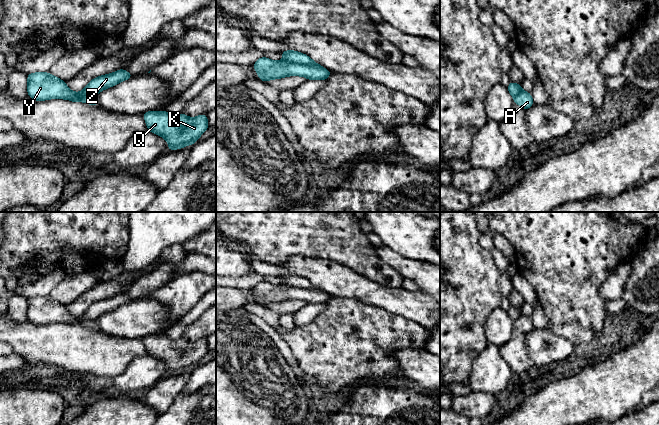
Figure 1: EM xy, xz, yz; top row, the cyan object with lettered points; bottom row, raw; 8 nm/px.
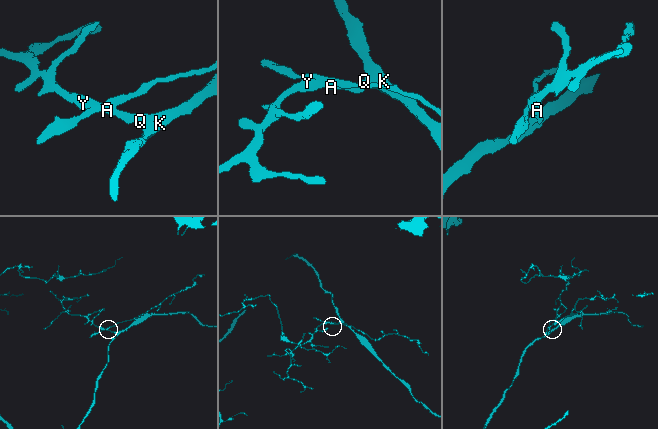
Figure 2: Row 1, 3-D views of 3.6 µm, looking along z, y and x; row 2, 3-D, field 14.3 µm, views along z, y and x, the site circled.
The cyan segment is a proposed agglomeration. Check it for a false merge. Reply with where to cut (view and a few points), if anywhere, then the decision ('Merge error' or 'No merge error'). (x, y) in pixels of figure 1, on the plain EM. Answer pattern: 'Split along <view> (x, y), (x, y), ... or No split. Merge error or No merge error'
Split along xz (284, 283), (302, 288), (314, 287). Merge error

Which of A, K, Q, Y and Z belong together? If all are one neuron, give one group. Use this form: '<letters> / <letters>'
A K Q Y / Z

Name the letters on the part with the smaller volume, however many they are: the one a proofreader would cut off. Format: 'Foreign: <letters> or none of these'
Foreign: Z

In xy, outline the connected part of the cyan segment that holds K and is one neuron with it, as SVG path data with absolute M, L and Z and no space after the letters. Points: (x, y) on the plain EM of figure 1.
M164 334L145 336L143 341L148 354L168 366L167 375L194 368L209 351L207 338L191 342L182 336L172 340Z

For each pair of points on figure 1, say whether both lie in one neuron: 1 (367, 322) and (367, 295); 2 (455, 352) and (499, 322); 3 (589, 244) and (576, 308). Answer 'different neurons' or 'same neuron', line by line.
1: different neurons
2: different neurons
3: same neuron

